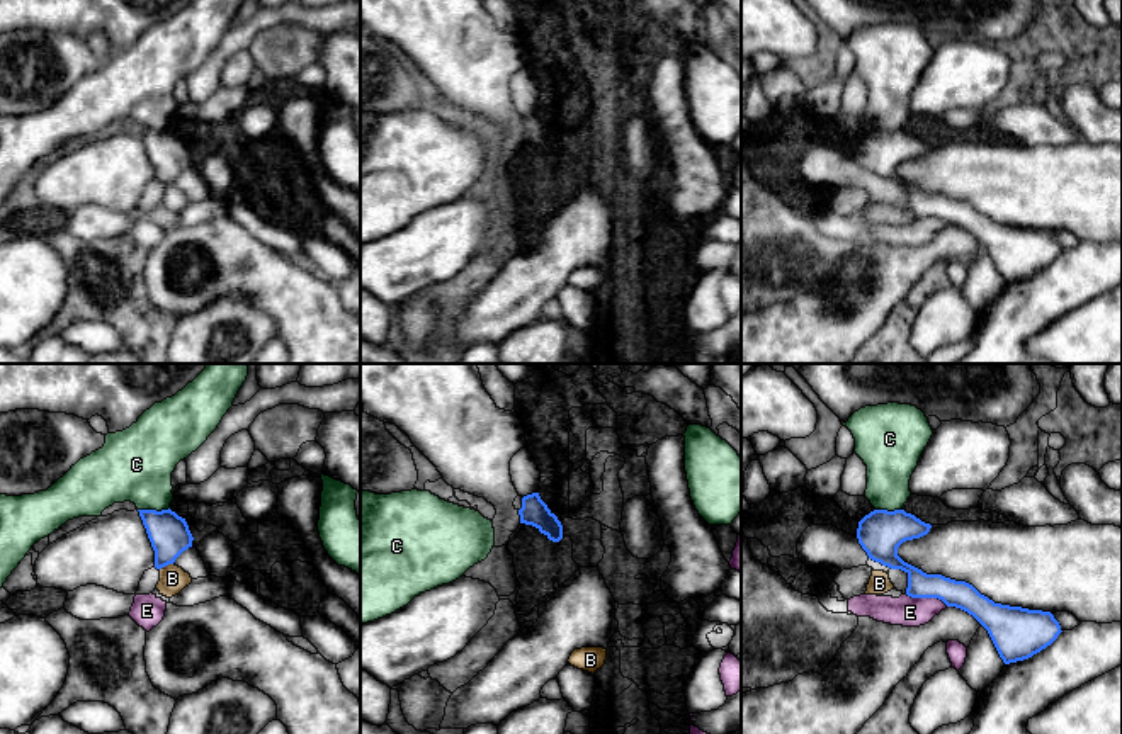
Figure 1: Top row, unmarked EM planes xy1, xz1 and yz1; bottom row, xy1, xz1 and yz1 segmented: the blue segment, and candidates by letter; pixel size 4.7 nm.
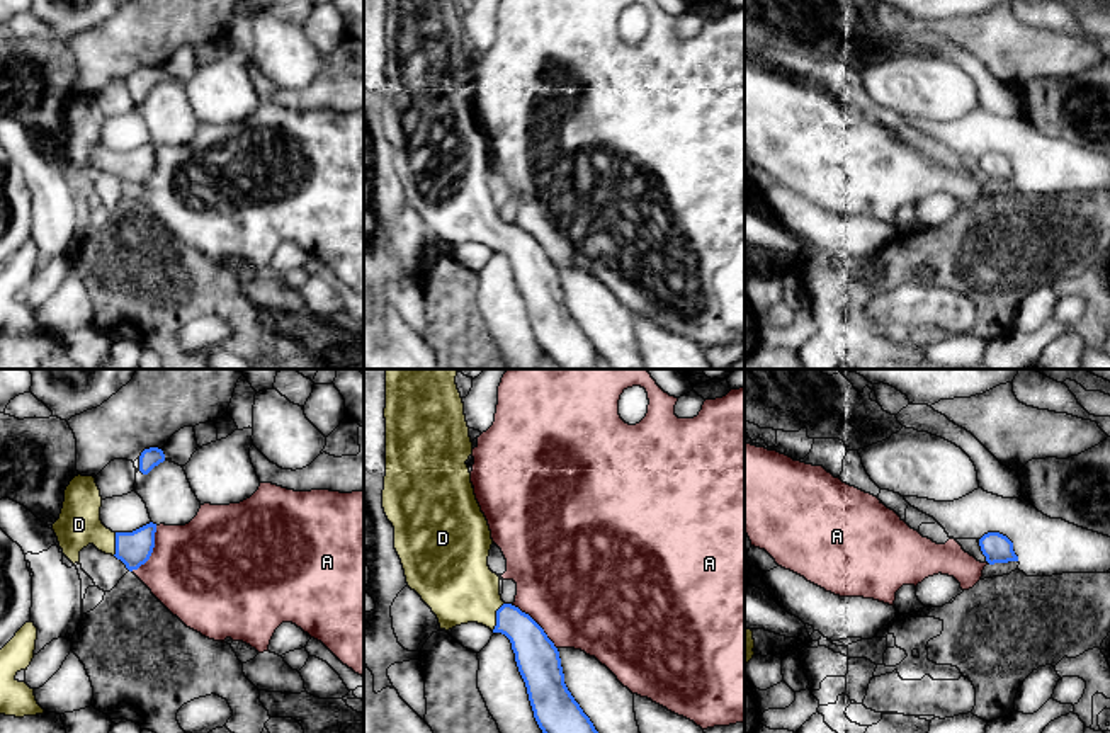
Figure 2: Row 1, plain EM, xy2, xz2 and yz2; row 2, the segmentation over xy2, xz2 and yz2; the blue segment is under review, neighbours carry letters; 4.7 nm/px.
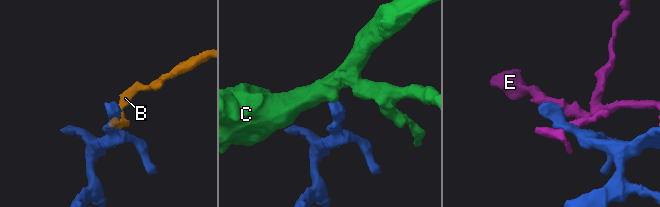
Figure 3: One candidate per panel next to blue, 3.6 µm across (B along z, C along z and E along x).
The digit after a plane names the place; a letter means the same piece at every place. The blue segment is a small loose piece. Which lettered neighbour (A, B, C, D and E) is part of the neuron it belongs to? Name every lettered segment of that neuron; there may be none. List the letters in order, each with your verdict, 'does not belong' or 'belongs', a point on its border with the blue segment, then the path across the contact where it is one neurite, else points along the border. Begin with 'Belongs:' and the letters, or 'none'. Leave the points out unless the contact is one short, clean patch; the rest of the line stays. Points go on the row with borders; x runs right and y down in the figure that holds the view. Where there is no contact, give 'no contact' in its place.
Belongs: D
A: does not belong; contact xy2 (152, 551); border xy2 (157, 526), (152, 555), (131, 570)
B: does not belong; contact xy1 (165, 564)
C: does not belong; contact xy1 (153, 510)
D: belongs; contact xz2 (497, 616); way xz2 (534, 652), (497, 616), (456, 582)
E: does not belong; contact yz1 (927, 597); border yz1 (906, 593), (912, 597), (940, 598), (947, 605)

